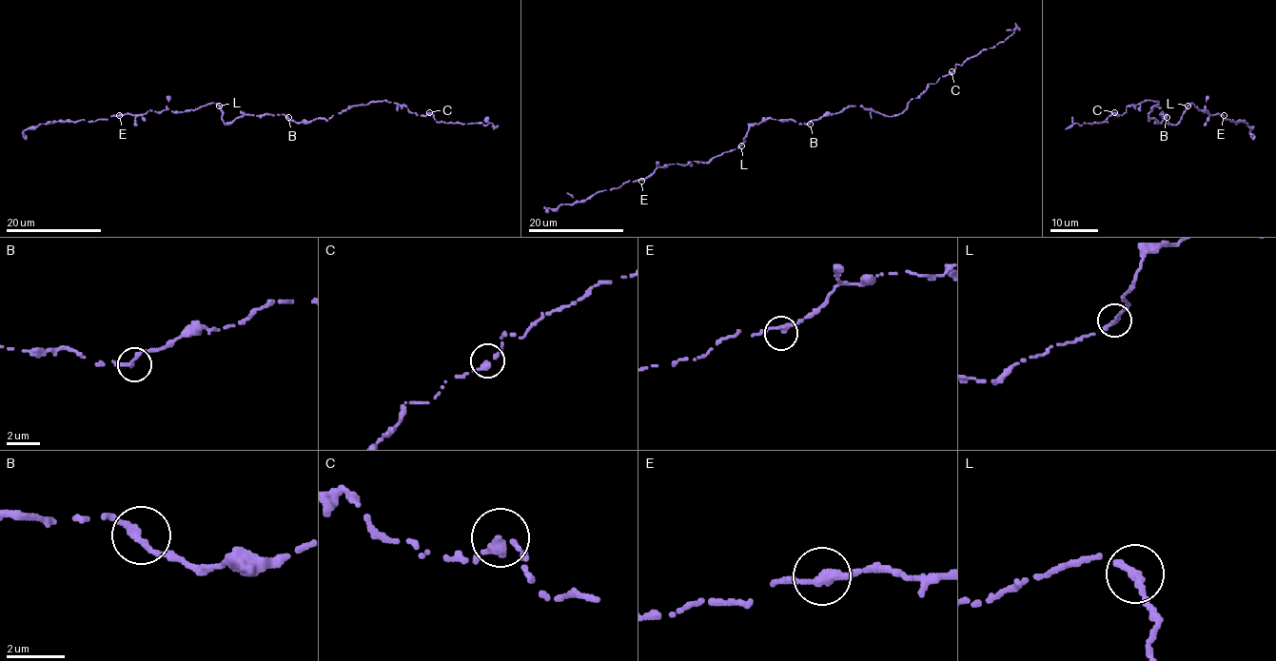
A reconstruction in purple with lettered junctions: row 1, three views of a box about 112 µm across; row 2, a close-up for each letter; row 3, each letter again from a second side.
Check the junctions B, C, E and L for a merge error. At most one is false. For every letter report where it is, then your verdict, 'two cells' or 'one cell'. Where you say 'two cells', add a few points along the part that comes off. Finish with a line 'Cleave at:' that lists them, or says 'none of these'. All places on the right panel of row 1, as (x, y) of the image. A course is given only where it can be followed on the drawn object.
B: (1167, 117) | one cell
C: (1114, 112) | one cell
E: (1224, 115) | one cell
L: (1187, 106) | one cell
Cleave at: none of these

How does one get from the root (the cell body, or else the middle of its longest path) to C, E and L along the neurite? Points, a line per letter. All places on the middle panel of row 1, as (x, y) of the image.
C: (781, 120), (809, 124), (851, 106), (898, 115), (912, 99), (927, 89), (928, 84), (935, 84), (952, 71)
E: (781, 120), (768, 118), (752, 125), (737, 147), (708, 162), (694, 161), (658, 166), (641, 181)
L: (781, 120), (768, 118), (752, 125), (741, 145)

